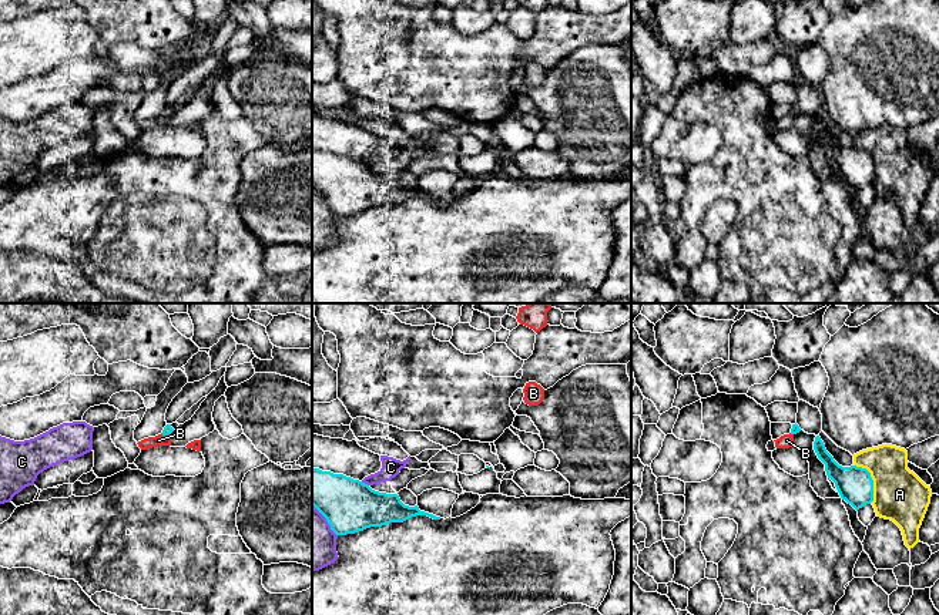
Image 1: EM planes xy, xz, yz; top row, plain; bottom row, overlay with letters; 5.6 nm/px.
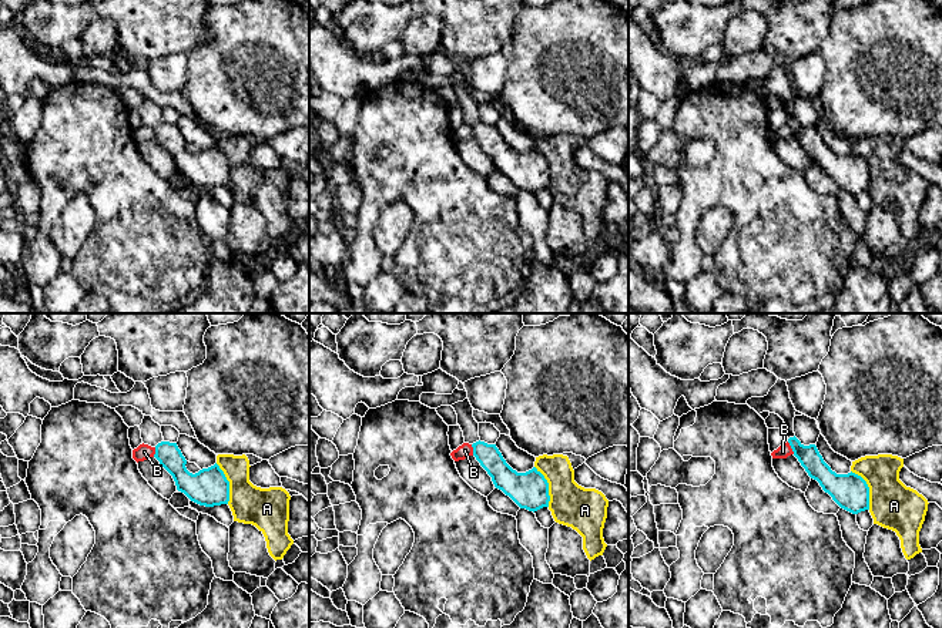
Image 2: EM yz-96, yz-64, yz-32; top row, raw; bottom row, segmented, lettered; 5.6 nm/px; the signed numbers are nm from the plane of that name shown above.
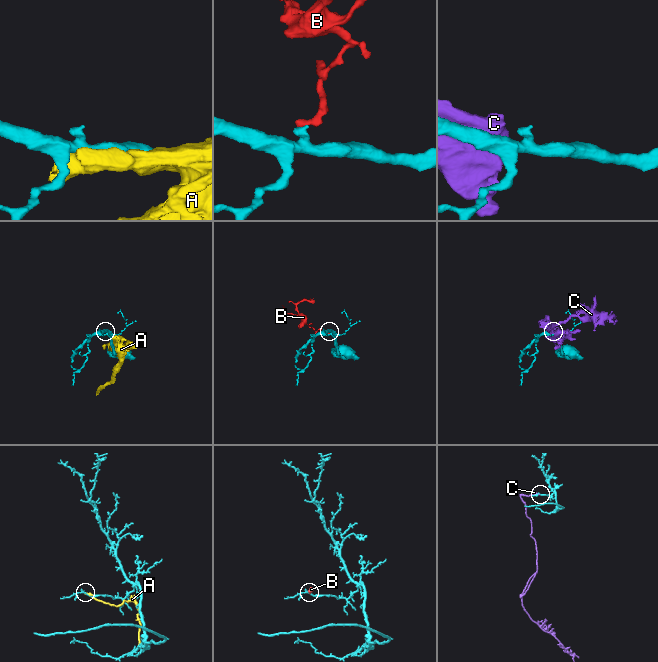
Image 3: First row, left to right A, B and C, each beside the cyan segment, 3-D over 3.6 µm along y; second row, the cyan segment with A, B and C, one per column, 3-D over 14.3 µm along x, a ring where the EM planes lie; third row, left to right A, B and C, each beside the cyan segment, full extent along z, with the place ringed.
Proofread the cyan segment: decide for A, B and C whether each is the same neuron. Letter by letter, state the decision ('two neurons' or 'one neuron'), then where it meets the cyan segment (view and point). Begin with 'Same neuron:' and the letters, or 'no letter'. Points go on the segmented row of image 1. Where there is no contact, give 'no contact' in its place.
Same neuron: no letter
A: two neurons; contact yz (872, 480)
B: two neurons; contact xy (165, 434)
C: two neurons; contact xz (327, 520)

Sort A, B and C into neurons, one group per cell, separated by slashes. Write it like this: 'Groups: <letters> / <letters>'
Groups: A C / B

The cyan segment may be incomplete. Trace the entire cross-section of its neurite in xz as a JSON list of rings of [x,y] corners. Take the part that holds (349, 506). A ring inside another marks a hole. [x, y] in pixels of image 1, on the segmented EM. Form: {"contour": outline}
{"contour": [[[312,468],[312,505],[336,535],[403,522],[416,515],[440,520],[417,505],[405,505],[398,494],[379,493],[359,480],[319,468]]]}

